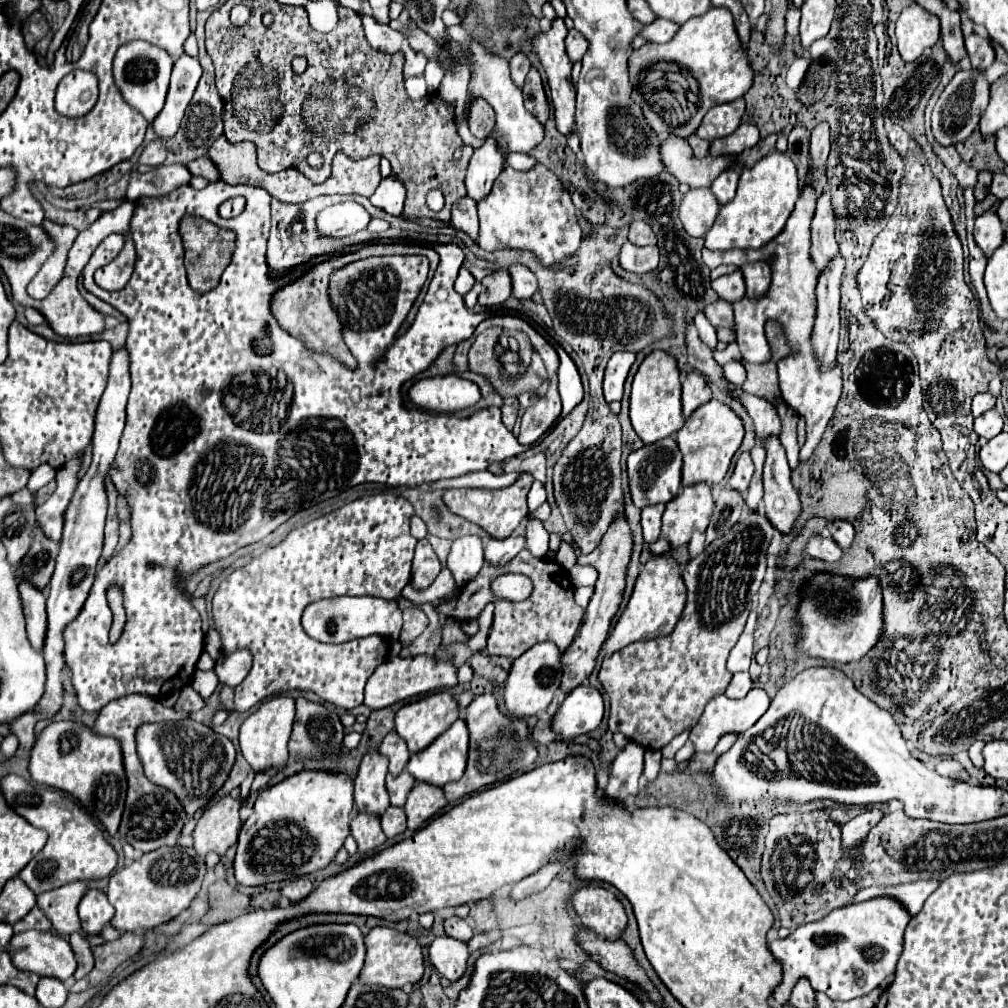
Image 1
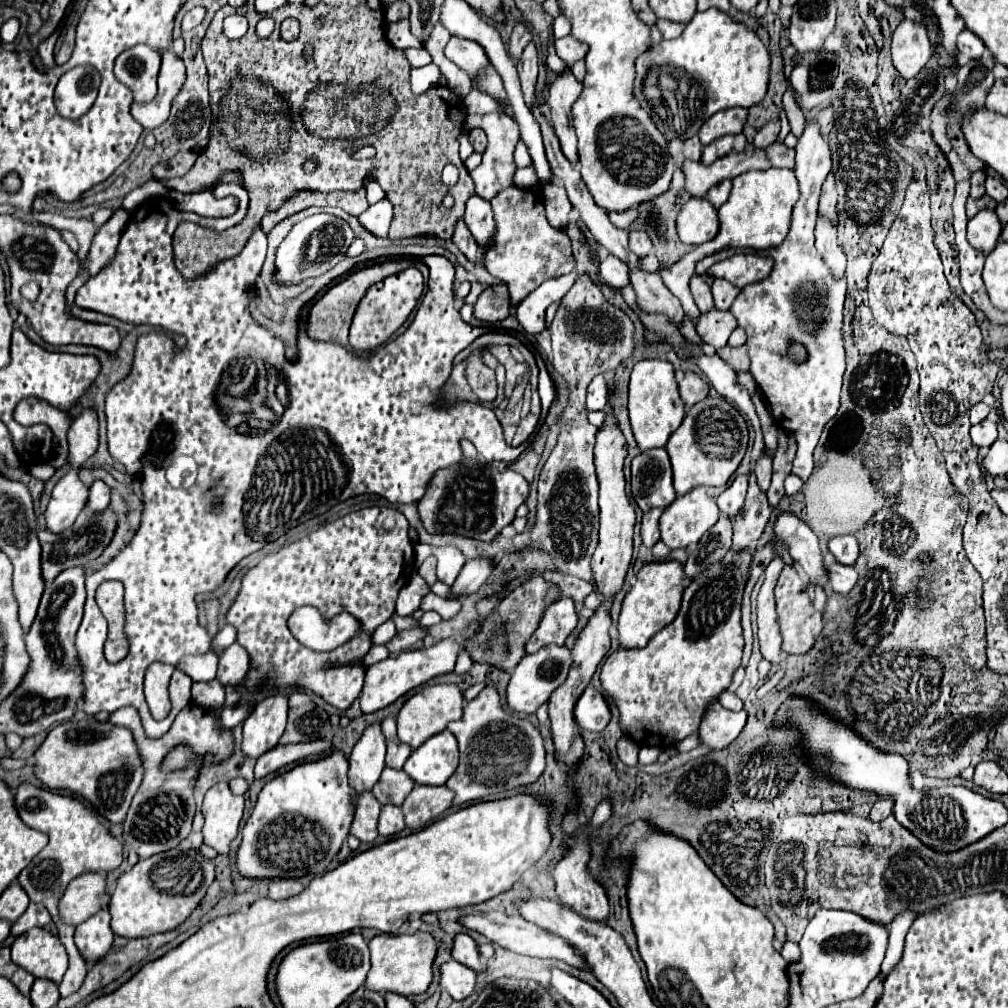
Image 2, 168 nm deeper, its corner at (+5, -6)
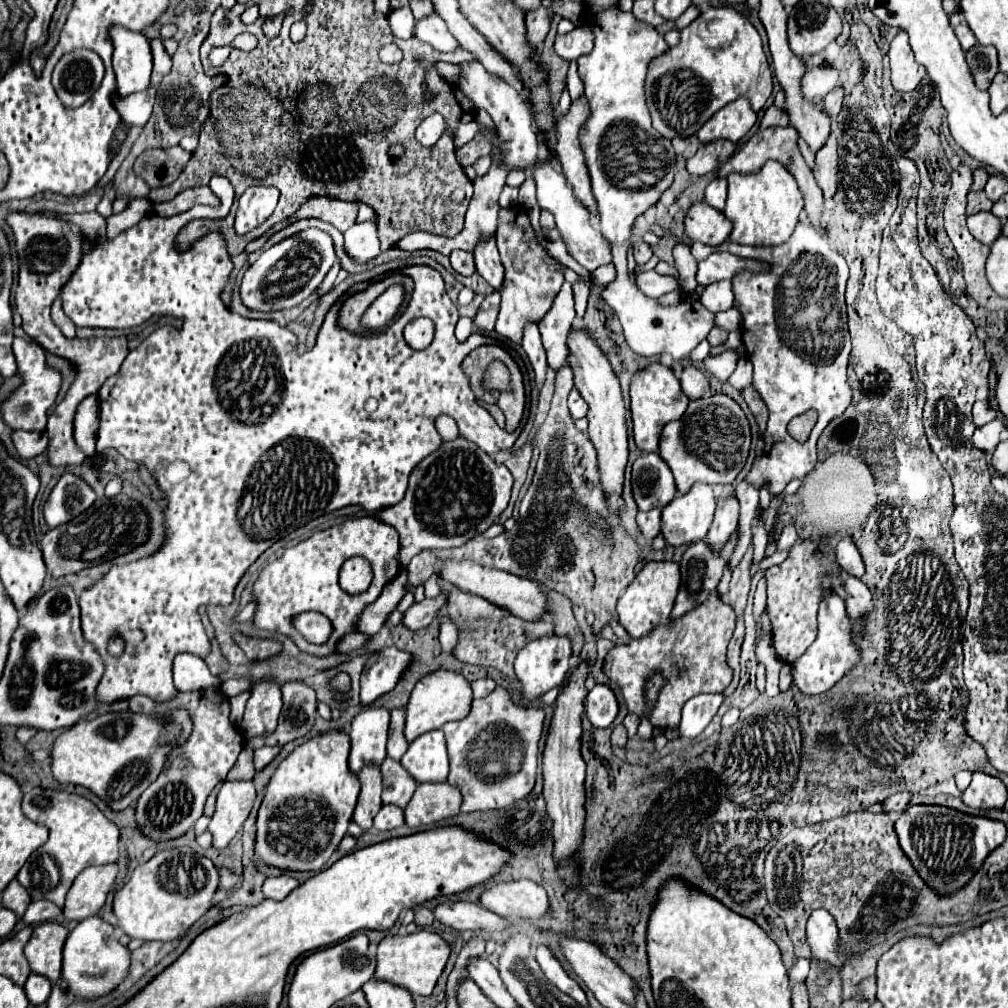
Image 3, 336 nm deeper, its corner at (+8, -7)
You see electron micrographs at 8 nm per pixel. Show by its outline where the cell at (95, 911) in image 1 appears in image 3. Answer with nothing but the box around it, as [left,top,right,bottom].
[61,916,131,1000]

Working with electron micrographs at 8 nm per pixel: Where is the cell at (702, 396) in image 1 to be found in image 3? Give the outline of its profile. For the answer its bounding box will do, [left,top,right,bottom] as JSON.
[681,366,709,400]

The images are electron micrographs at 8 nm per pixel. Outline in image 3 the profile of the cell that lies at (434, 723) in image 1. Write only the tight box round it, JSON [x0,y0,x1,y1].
[405,670,473,742]

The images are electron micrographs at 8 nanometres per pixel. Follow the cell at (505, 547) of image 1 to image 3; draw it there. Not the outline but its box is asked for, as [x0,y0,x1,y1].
[401,594,445,630]

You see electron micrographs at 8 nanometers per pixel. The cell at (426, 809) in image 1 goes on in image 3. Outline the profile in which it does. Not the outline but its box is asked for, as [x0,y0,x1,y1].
[405,782,461,830]

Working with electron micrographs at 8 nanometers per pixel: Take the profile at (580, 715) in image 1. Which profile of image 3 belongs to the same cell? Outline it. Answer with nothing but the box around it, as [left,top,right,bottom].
[585,684,619,728]

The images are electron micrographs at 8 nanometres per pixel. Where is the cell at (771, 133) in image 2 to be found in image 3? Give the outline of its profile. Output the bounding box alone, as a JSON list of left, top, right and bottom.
[759,106,789,130]

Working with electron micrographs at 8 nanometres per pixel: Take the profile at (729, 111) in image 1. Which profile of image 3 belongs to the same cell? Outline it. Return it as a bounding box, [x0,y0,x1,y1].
[697,98,757,144]

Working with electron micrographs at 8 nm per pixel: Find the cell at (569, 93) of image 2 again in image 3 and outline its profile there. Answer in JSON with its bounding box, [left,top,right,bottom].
[555,96,597,214]

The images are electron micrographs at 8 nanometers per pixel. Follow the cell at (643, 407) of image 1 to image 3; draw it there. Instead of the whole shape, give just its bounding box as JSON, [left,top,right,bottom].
[631,364,687,452]

